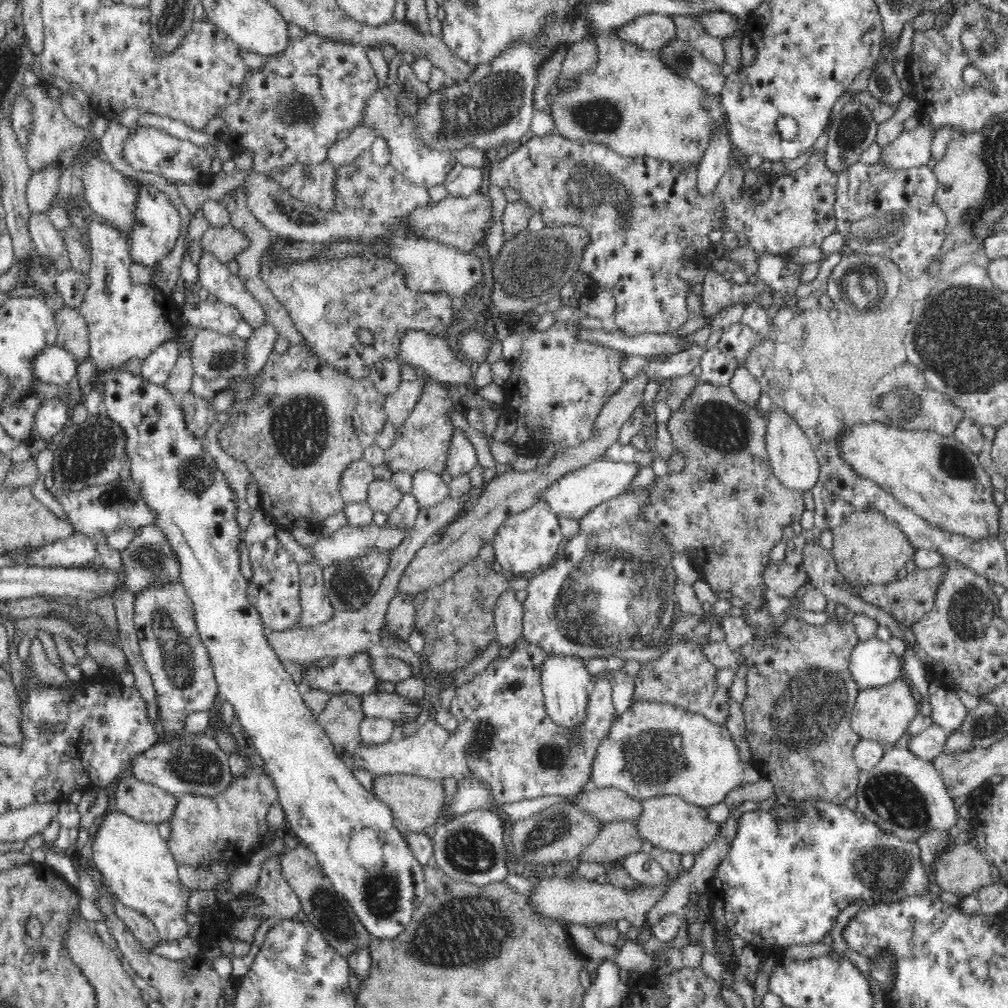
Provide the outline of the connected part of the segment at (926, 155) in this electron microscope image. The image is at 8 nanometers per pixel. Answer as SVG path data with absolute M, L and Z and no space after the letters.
M919 124L913 130L902 130L886 148L881 149L880 159L897 169L922 168L930 160L932 142L930 129Z

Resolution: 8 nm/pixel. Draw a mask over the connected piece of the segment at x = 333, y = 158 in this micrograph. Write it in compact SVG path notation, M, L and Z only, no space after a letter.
M361 123L329 148L326 160L332 166L347 163L362 151L368 151L376 137L376 129L372 125Z

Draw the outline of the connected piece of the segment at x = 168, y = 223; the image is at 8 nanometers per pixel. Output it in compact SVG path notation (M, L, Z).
M141 186L138 198L133 208L133 223L129 230L127 243L129 246L129 259L134 264L152 269L158 266L163 258L166 258L174 246L176 238L182 230L182 218L180 212L174 207L169 196L154 186Z

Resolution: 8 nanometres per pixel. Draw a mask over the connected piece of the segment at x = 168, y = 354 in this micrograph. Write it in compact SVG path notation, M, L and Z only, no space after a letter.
M168 339L159 344L152 349L150 356L143 361L141 377L146 383L165 387L180 351L178 339Z

